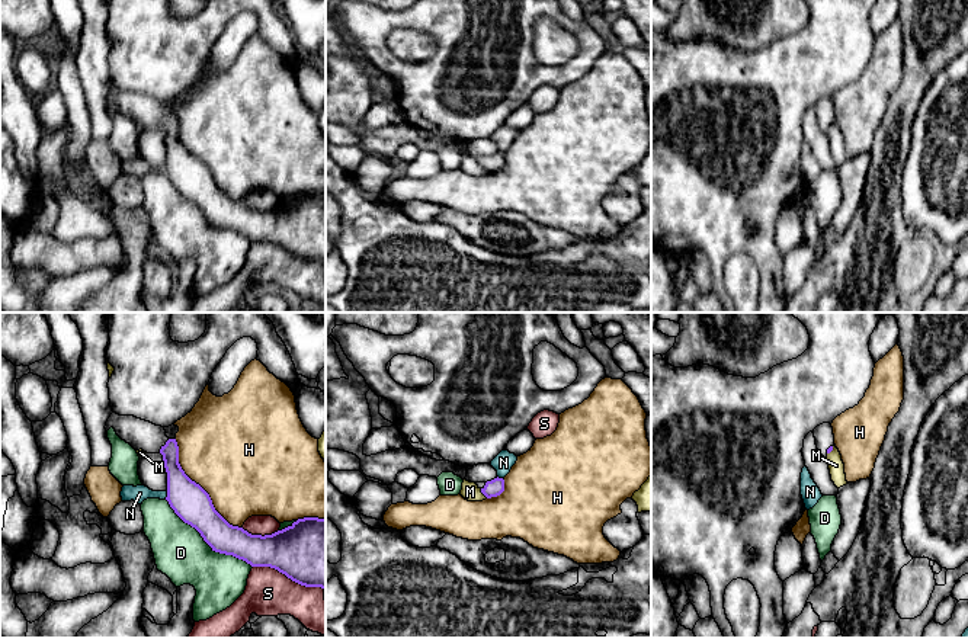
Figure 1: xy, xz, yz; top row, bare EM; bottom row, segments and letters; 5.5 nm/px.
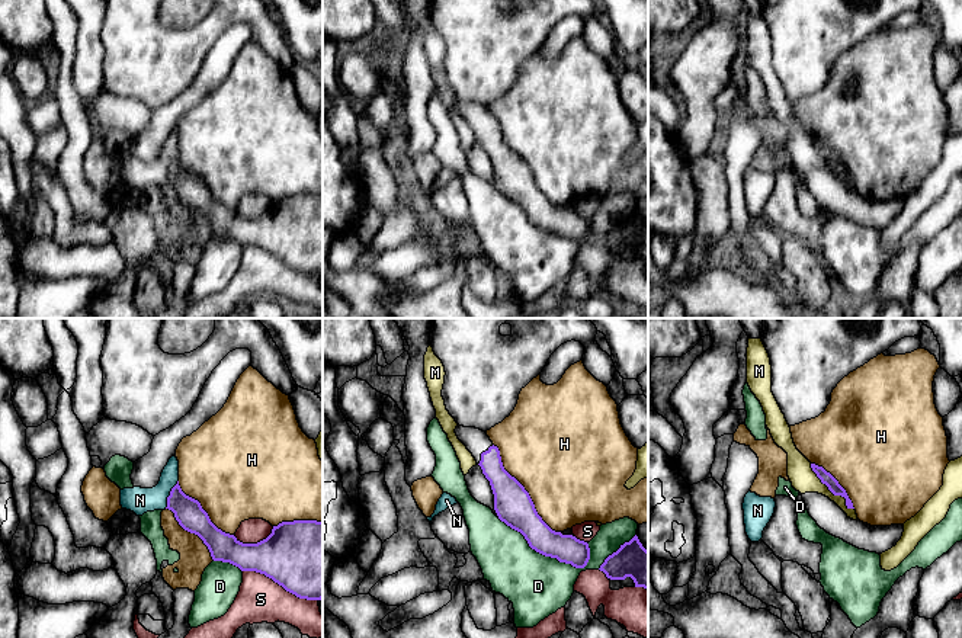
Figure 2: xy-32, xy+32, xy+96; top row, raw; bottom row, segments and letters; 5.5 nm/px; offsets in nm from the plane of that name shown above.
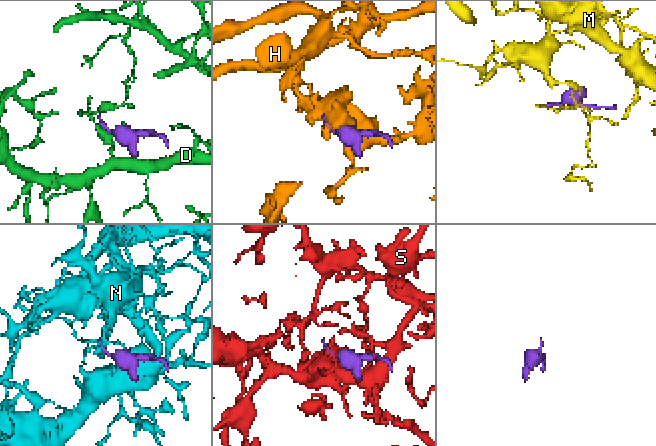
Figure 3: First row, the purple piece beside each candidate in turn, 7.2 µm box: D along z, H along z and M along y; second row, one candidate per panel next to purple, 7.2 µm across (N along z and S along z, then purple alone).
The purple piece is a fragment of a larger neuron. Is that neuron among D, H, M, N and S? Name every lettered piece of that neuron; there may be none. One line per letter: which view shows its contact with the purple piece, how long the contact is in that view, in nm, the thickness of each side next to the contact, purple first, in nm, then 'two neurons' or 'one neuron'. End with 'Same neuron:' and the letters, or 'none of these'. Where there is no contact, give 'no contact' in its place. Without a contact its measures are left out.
D: contact in xy; length 600 nm; calibres 200 and 300 nm; two neurons
H: contact in xy; length 600 nm; calibres 200 and 500 nm; two neurons
M: contact in xz; length 70 nm; calibres 90 and 100 nm; two neurons
N: contact in xy; length 60 nm; calibres 200 and 90 nm; two neurons
S: contact in xy; length 420 nm; calibres 380 and 260 nm; two neurons
Same neuron: none of these

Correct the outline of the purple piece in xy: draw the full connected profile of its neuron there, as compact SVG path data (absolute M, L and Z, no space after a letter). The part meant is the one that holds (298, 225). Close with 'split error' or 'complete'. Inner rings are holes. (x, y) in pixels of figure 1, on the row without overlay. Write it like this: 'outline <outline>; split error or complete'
outline M112 87L106 96L108 105L113 102L116 109L135 125L161 128L167 147L167 171L170 182L187 199L195 202L212 225L233 230L251 241L270 241L285 249L292 256L305 262L321 262L326 265L326 193L304 192L291 201L272 209L251 209L243 202L230 199L214 182L209 169L192 156L179 138L179 121L176 113L169 113L161 100Z; split error

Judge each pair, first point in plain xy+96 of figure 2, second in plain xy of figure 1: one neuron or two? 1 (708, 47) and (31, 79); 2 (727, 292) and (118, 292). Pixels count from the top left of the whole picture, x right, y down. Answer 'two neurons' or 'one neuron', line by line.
1: one neuron
2: one neuron

